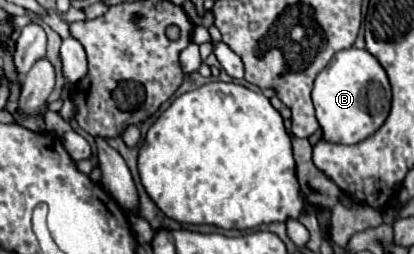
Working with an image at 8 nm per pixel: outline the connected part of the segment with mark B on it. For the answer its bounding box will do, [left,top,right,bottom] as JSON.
[311,48,391,146]

